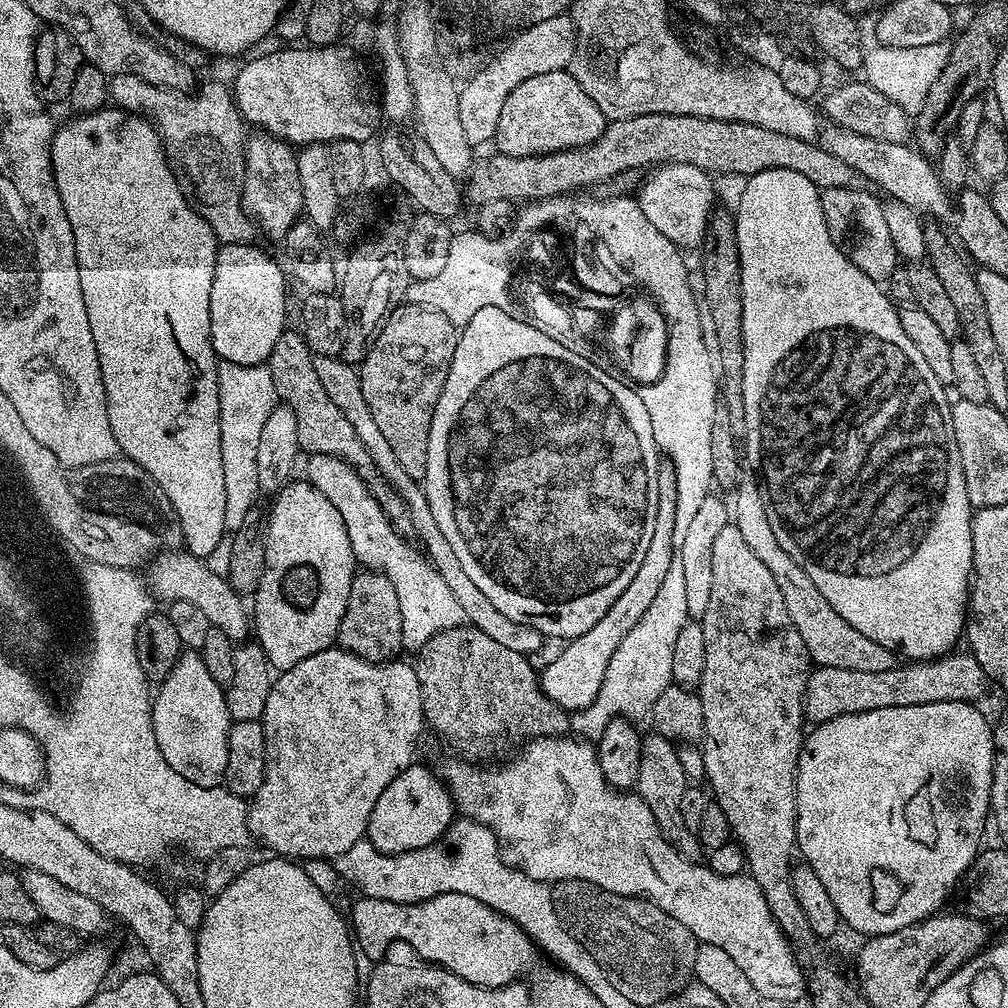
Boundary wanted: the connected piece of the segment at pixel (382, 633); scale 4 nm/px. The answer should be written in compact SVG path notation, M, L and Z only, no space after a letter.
M360 570L352 578L350 598L346 602L346 614L338 626L335 643L341 648L353 652L375 664L386 660L395 660L401 655L402 642L402 606L398 606L398 594L390 580L375 570Z

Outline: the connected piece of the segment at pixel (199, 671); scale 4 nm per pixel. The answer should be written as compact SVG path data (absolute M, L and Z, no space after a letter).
M188 650L175 657L170 674L159 681L160 693L152 701L152 725L162 758L182 778L203 788L217 789L225 783L230 717L225 689L214 682L199 651Z

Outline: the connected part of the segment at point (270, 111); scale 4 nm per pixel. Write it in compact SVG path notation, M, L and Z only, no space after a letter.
M284 46L281 52L268 52L265 56L250 61L237 74L234 101L236 111L240 113L245 125L268 132L293 146L327 146L334 140L368 142L372 135L375 137L381 131L382 104L374 84L372 89L372 84L368 81L368 72L364 69L363 62L356 57L357 53L348 46L298 47L300 46Z

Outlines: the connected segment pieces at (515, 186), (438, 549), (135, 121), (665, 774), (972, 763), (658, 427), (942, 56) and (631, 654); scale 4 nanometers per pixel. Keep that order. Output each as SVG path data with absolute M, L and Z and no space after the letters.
M642 114L634 118L626 118L625 120L613 120L605 123L604 132L600 135L593 144L587 144L585 148L567 148L564 152L553 152L547 156L501 156L499 154L491 154L485 160L477 159L473 163L470 171L467 173L466 181L468 180L468 188L466 184L466 196L473 200L476 206L489 204L490 202L510 202L513 206L527 206L533 202L541 200L555 200L557 198L567 197L575 188L586 188L590 184L600 184L603 180L608 182L615 181L616 177L625 174L632 174L635 168L648 168L659 166L661 164L689 164L690 166L698 166L703 172L709 174L717 174L716 172L725 172L728 176L740 176L739 178L747 178L765 172L766 170L794 170L794 174L802 174L805 182L814 185L818 189L825 188L858 188L863 189L866 181L863 176L859 176L856 171L850 166L846 166L846 162L834 158L834 154L826 154L826 150L822 150L817 144L810 142L802 142L802 138L790 138L790 134L778 134L778 130L766 130L762 126L754 126L746 122L726 122L725 120L715 120L714 118L694 118L693 116L679 116L678 114Z
M316 356L314 370L318 370L318 382L322 382L322 390L326 390L330 402L334 402L334 406L338 406L338 410L342 410L342 415L350 421L350 426L354 426L354 434L358 434L358 438L362 438L362 446L366 446L366 454L370 454L373 469L379 475L381 472L389 480L385 481L390 485L392 491L404 499L407 519L409 521L412 519L412 526L421 542L424 543L422 545L423 551L431 564L438 570L438 574L442 574L446 586L450 586L454 598L466 610L467 621L473 627L489 635L494 642L501 643L503 647L527 656L534 655L533 653L538 651L544 643L544 637L532 626L513 622L502 611L495 609L490 598L486 598L486 594L482 594L482 590L478 590L478 586L474 586L473 580L466 578L466 570L462 570L462 562L458 562L458 557L454 555L450 542L446 542L442 530L438 530L438 522L430 510L421 481L410 478L410 474L406 474L406 470L402 470L398 458L394 458L394 450L390 450L390 445L386 443L382 430L378 430L378 425L370 415L370 406L366 406L366 397L362 395L359 371L340 356Z
M105 106L97 112L76 114L71 118L73 120L66 121L61 128L59 125L53 131L50 149L52 173L58 198L62 198L62 210L66 210L66 218L70 218L70 230L74 234L82 302L86 302L86 318L90 318L90 334L94 334L94 346L98 350L98 362L110 414L110 430L114 430L117 449L127 459L142 466L142 470L146 470L150 478L154 478L154 482L158 482L158 486L162 486L162 490L170 498L174 514L178 514L178 522L182 526L187 551L194 556L208 558L220 543L225 543L224 523L230 520L230 513L226 510L226 478L222 475L222 434L216 373L218 357L210 338L210 286L214 282L218 241L214 230L210 230L207 222L188 205L188 199L182 194L168 160L164 157L164 147L160 145L156 129L143 116L136 116L123 108Z
M645 735L640 741L642 762L638 766L638 782L635 791L644 799L646 806L650 806L660 831L668 839L668 843L673 848L678 849L686 859L699 861L702 849L697 833L691 832L680 823L679 806L681 805L682 792L688 788L690 781L682 770L682 762L678 762L677 745L673 741L667 740L665 736L651 735Z
M963 700L962 702L930 702L922 706L894 706L886 710L866 710L858 714L846 714L839 716L833 720L827 720L825 724L818 724L805 735L800 746L800 761L796 767L796 848L802 855L803 863L808 864L814 870L814 874L818 874L818 878L822 878L822 886L826 886L826 890L830 893L830 899L834 902L834 906L838 910L841 921L845 925L848 924L856 932L861 932L861 937L871 938L873 936L881 936L882 934L894 934L898 930L902 930L906 926L916 924L920 920L926 919L928 916L935 916L941 911L940 908L944 903L949 903L950 897L955 893L956 885L960 883L960 879L964 876L966 869L974 863L978 853L981 851L982 843L980 839L984 836L984 823L990 820L990 805L992 802L992 757L994 755L994 728L982 713L976 709L975 703Z
M668 243L664 260L650 260L649 257L636 260L631 279L638 282L643 276L648 276L643 287L647 292L656 292L656 300L660 300L667 329L674 341L668 355L670 371L661 384L646 389L643 398L654 428L656 447L677 476L677 517L674 526L677 533L682 534L714 484L710 462L710 426L713 425L714 408L718 404L718 368L709 341L707 344L700 333L702 308L697 293L696 296L692 293L692 284L688 281L688 272L680 256L683 256L681 249Z
M947 43L913 48L872 46L864 53L862 76L870 87L878 90L878 94L884 94L890 102L896 102L904 112L915 114L920 111L922 102L926 102L926 94L930 94L930 86L934 86L938 74L942 74L948 61L948 50Z
M674 566L666 575L654 602L646 609L646 614L642 614L638 626L618 642L618 650L614 650L614 658L610 658L610 666L606 666L598 698L594 698L594 702L581 712L571 713L571 731L577 737L596 742L612 720L627 718L636 722L639 716L647 717L654 702L658 702L658 694L673 683L674 642L678 638L678 630L688 621L683 570Z

